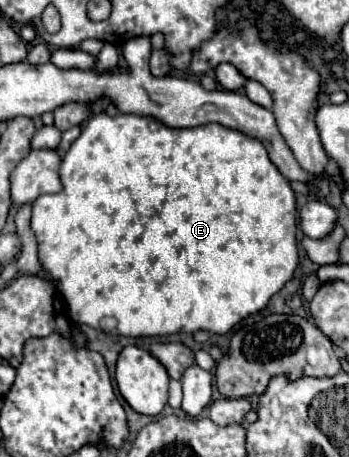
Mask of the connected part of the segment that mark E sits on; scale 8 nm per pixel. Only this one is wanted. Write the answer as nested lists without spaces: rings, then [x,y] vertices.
[[[105,113],[89,119],[87,127],[73,141],[61,163],[63,191],[41,195],[33,203],[31,229],[39,243],[39,261],[43,269],[55,281],[59,293],[63,295],[69,315],[75,323],[85,323],[93,329],[103,329],[111,335],[125,337],[155,337],[173,333],[195,333],[209,331],[225,335],[247,315],[261,311],[269,299],[283,289],[283,285],[293,277],[297,269],[297,223],[295,223],[295,195],[287,179],[269,161],[265,147],[239,131],[221,127],[219,123],[209,123],[193,129],[169,129],[163,123],[141,117],[119,113],[107,117]]]

